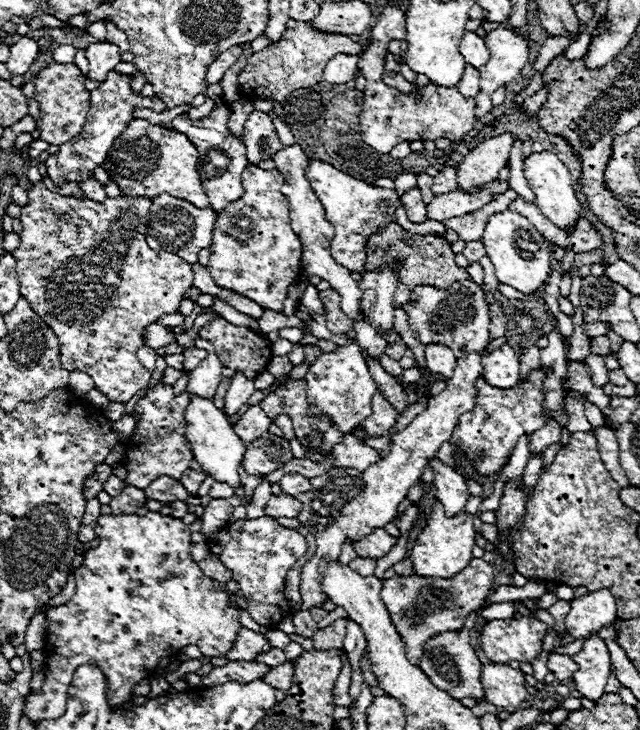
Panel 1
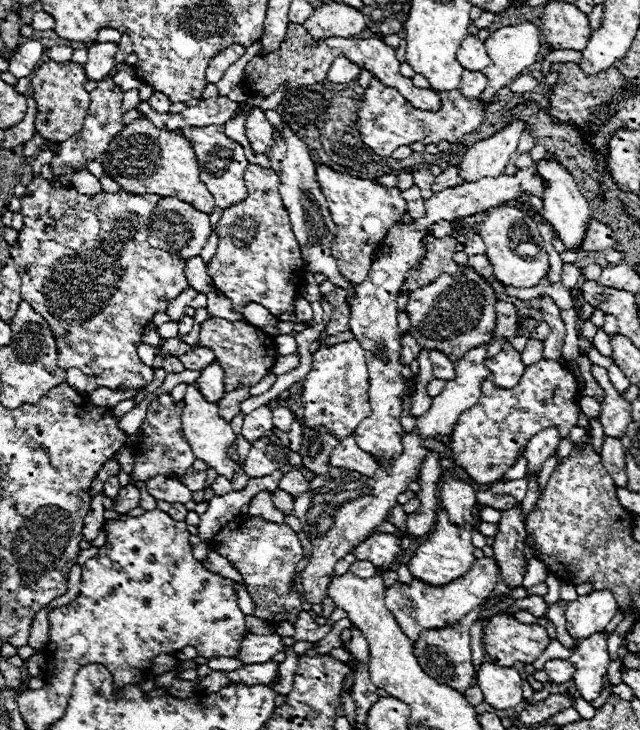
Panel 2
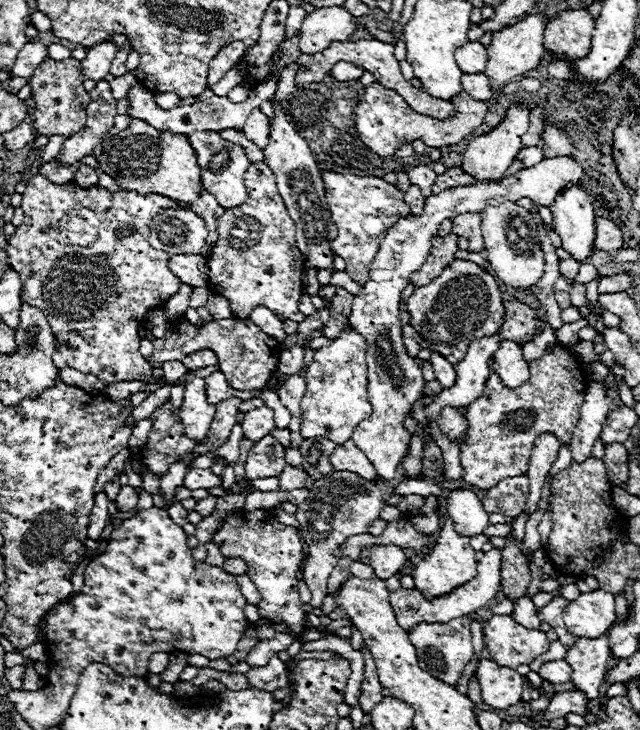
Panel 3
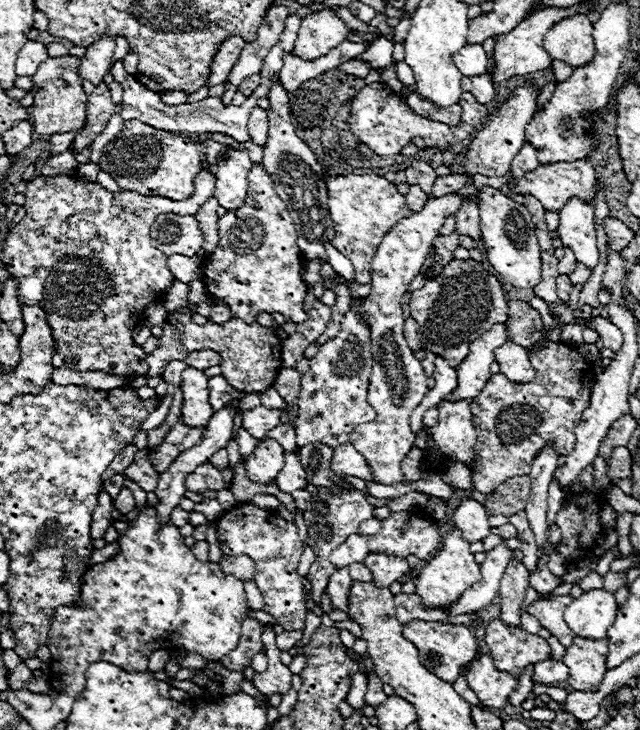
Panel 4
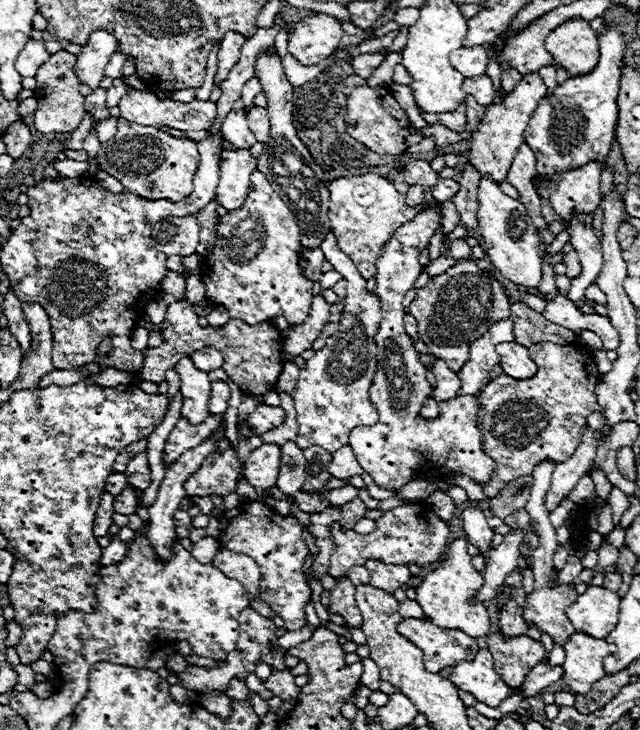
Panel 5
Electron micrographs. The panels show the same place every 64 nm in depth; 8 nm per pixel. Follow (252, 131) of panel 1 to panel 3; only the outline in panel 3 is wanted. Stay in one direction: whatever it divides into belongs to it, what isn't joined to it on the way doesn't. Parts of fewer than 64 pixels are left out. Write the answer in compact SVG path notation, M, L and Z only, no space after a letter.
M258 108L252 110L252 114L248 116L246 126L244 126L244 136L248 140L252 140L258 148L262 148L262 150L266 148L268 136L270 136L270 120Z

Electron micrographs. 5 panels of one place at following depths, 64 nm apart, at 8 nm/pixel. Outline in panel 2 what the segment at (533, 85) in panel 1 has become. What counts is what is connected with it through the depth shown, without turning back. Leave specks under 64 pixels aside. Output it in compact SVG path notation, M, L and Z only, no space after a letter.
M556 50L551 52L542 63L541 74L545 77L549 67L555 62L575 62L578 63L582 57L582 52L576 50Z

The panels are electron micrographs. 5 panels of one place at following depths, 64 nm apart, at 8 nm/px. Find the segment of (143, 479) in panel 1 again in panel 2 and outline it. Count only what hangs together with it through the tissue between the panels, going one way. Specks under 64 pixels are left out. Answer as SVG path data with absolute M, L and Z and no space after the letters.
M168 392L150 404L142 430L144 430L142 442L138 442L136 450L134 450L134 460L136 460L134 462L134 480L146 482L148 478L158 476L158 474L182 476L196 460L192 446L188 444L188 440L184 440L182 422L180 422L180 404L174 404L174 400Z

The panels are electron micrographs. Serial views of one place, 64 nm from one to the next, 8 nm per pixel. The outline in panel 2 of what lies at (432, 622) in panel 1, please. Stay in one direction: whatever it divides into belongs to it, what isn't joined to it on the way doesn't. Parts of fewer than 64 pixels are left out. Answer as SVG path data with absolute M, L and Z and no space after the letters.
M480 558L470 568L468 576L462 576L446 586L432 588L432 586L422 584L418 580L412 580L410 584L396 582L392 588L386 590L384 600L386 600L386 606L390 608L390 612L394 614L398 626L402 628L402 632L414 642L424 628L444 628L452 622L458 622L470 610L484 604L492 596L496 582L498 582L496 560L494 558Z

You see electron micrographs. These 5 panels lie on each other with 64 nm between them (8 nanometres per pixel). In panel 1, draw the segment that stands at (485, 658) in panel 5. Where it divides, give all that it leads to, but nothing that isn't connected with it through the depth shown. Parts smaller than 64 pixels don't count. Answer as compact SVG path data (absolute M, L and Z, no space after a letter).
M484 664L482 684L486 690L486 702L504 710L518 708L528 696L524 674L504 664Z

